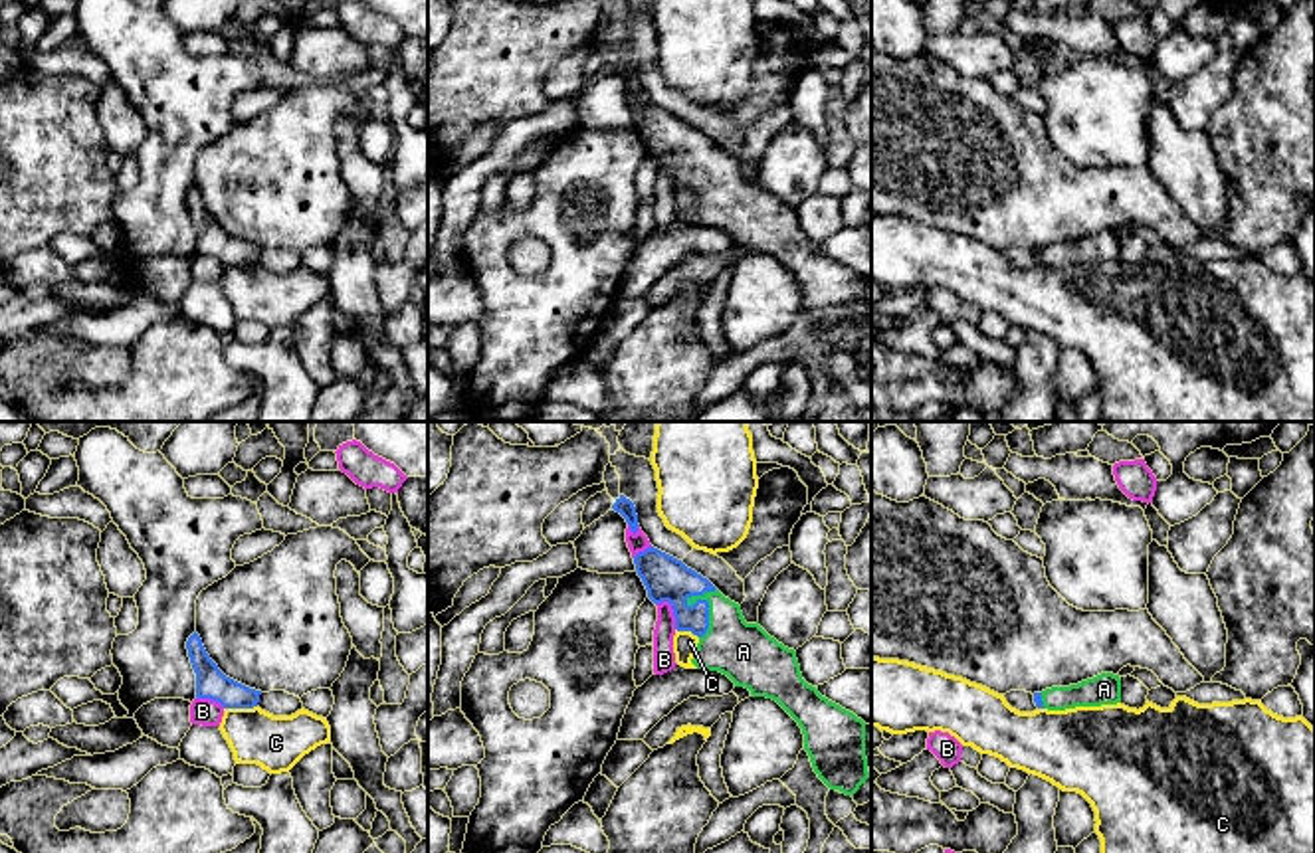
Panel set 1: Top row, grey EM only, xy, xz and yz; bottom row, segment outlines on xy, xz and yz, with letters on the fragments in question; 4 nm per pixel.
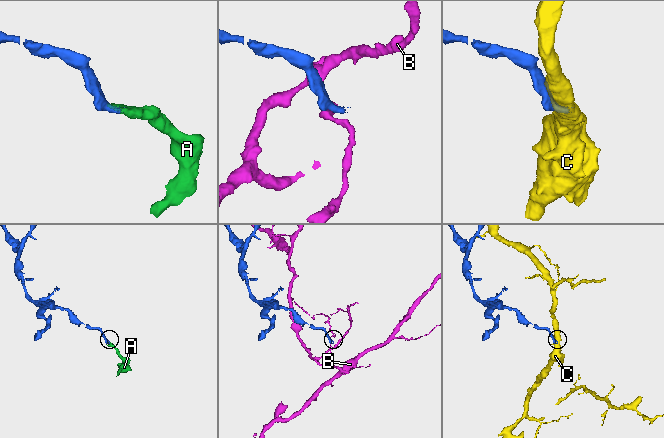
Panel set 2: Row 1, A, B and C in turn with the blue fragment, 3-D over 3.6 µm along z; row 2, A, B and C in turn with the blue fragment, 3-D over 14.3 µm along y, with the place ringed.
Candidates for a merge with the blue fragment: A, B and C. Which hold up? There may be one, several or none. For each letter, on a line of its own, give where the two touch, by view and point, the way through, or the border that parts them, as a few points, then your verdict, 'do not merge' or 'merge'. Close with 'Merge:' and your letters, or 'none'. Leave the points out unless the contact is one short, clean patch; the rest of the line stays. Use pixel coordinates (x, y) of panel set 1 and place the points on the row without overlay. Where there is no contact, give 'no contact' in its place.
A: meets blue in xz at (708, 167); runs through xz (666, 135), (696, 153), (708, 167), (743, 208); merge
B: meets blue in xz at (672, 165); border along xz (656, 159), (672, 163), (676, 185); do not merge
C: meets blue in xy at (240, 264); border along xy (256, 262), (224, 266); do not merge
Merge: A

